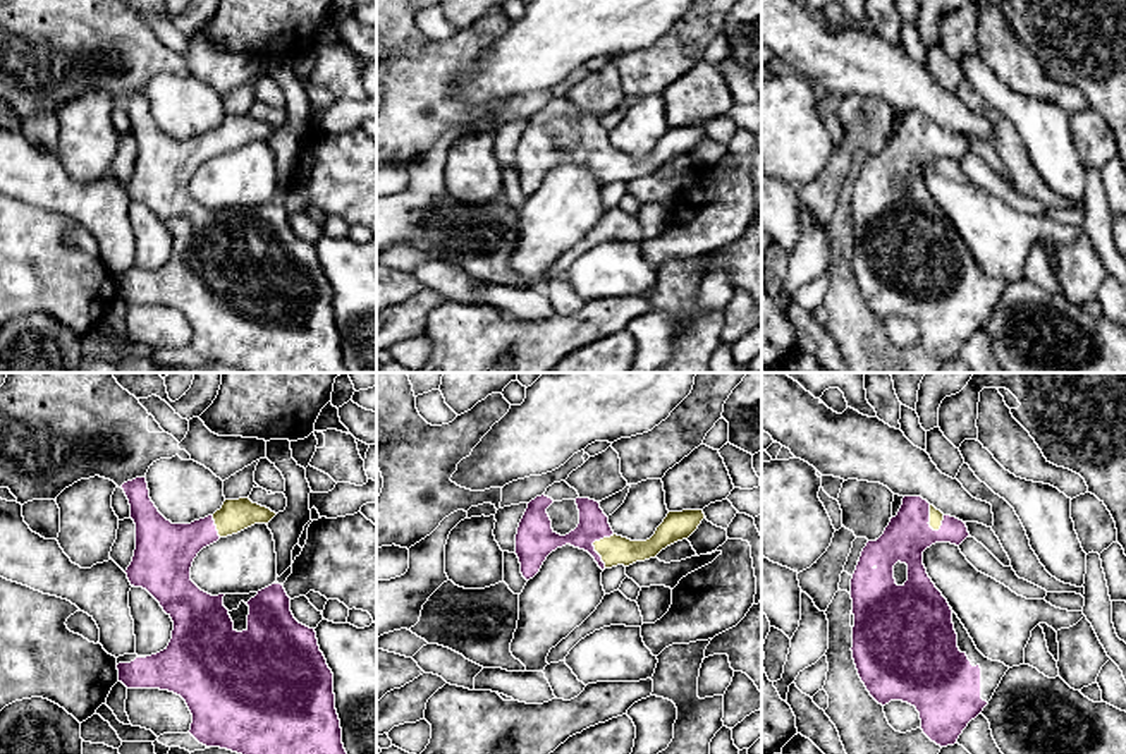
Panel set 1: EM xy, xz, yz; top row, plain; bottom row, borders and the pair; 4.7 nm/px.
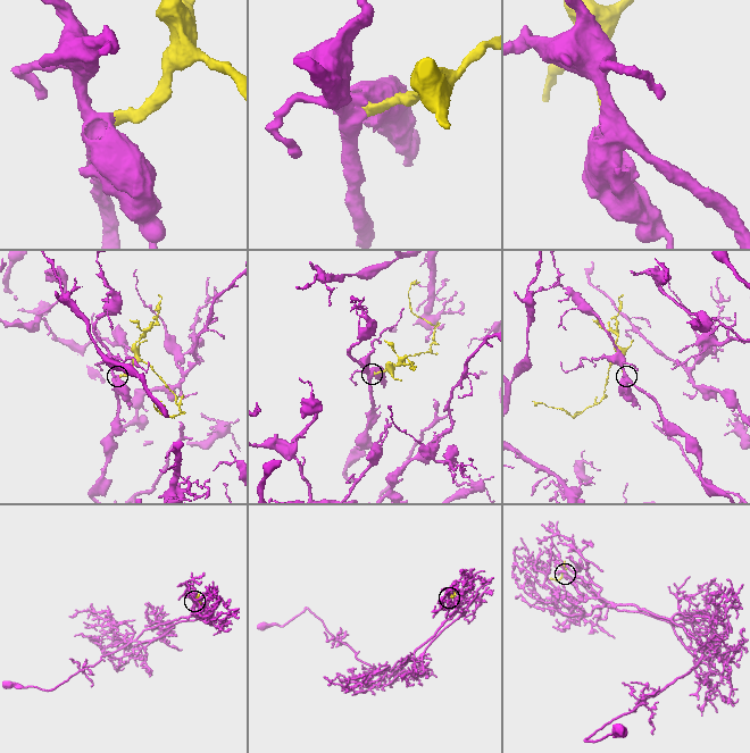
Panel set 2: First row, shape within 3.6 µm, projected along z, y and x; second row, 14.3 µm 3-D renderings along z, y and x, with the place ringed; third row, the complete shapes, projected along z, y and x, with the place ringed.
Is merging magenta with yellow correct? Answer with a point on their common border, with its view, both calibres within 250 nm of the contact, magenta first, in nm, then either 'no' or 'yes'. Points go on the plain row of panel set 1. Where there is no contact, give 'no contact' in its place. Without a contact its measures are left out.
meets magenta in xz at (592, 160); 160 nm thick on the magenta side, 140 nm on the other; yes

